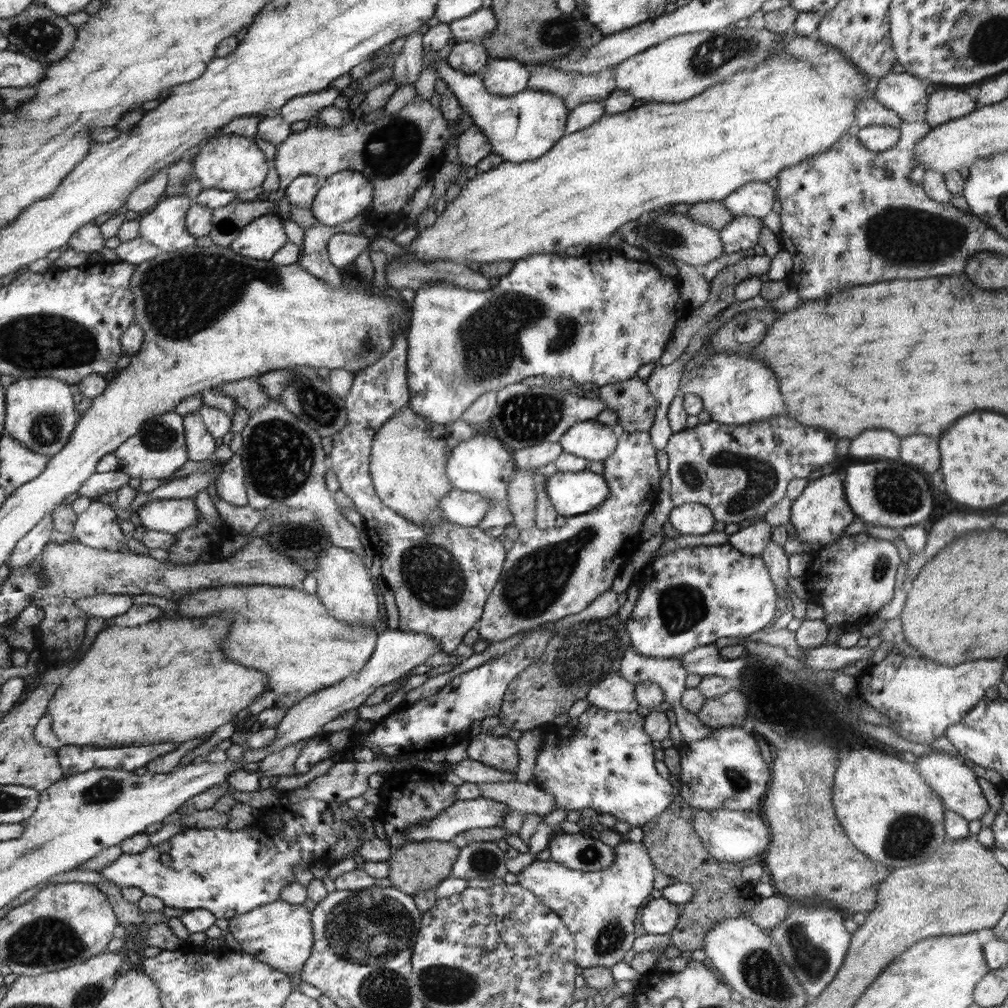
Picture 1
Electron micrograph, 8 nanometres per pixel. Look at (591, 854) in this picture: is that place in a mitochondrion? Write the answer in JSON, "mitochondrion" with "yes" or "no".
{"mitochondrion":"yes"}

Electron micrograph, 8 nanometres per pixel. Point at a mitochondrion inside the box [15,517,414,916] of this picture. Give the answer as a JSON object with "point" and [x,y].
{"point":[105,790]}

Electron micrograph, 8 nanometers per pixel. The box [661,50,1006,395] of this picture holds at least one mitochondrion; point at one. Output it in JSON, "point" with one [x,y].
{"point":[900,235]}

